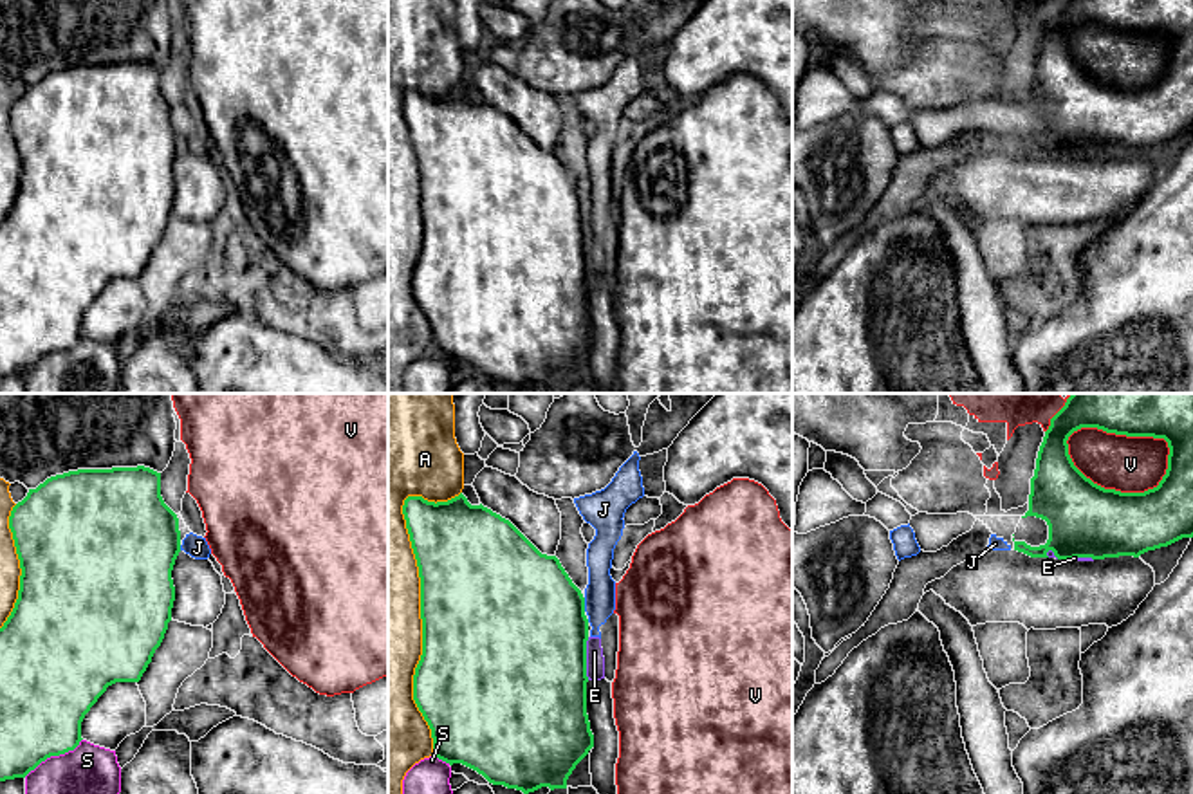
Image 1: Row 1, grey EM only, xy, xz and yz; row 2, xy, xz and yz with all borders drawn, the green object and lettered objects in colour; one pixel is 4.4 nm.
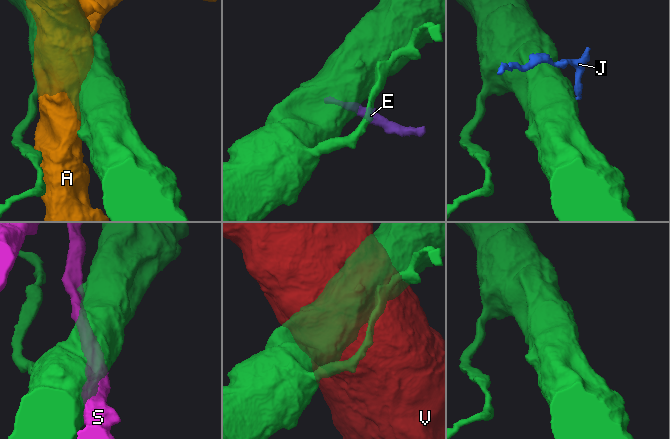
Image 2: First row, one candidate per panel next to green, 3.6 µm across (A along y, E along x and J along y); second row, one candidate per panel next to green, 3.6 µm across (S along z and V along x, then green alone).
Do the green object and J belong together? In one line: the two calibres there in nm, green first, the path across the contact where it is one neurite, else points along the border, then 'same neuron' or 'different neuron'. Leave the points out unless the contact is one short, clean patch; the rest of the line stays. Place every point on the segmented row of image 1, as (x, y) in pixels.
calibres 500 and 140 nm; border xz (583, 598), (585, 610); different neuron

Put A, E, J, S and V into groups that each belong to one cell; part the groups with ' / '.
A / E J / S / V

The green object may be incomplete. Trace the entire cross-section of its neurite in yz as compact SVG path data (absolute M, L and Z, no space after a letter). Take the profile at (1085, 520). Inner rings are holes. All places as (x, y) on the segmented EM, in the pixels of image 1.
M1072 393L1050 419L1031 478L1029 511L1022 516L1047 522L1049 540L1031 547L1014 541L1014 550L1031 558L1139 558L1148 550L1193 538L1193 393ZM1081 428L1097 428L1126 437L1164 439L1170 448L1168 469L1157 487L1144 493L1105 489L1087 478L1068 455L1068 437Z

